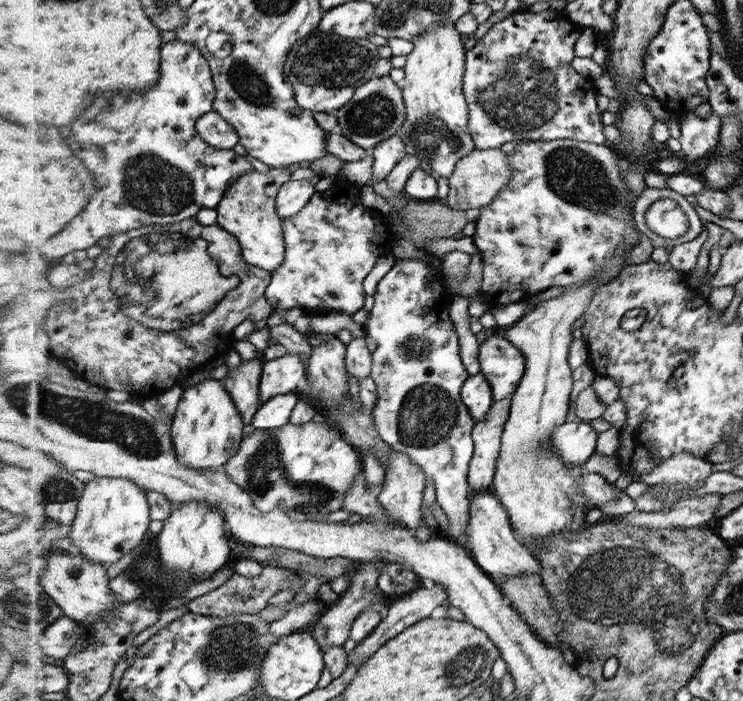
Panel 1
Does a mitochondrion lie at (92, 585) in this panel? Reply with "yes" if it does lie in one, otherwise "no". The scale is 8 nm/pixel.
no

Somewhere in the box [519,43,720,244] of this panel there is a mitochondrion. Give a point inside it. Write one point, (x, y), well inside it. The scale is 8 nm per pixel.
(575, 176)

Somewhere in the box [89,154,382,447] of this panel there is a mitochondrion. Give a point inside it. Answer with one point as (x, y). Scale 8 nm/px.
(150, 275)

